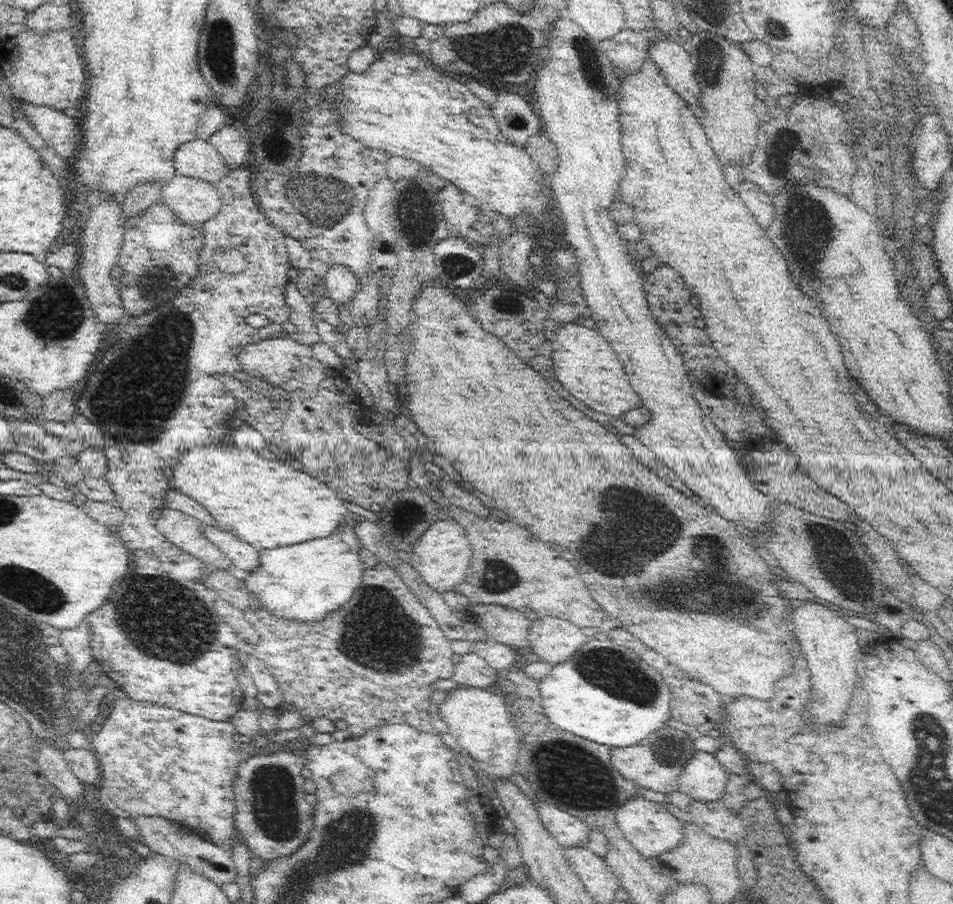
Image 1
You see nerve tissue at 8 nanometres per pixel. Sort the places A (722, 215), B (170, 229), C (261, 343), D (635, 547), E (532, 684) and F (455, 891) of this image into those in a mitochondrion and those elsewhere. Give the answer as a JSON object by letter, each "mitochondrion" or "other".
{"A":"other","B":"other","C":"other","D":"mitochondrion","E":"other","F":"other"}

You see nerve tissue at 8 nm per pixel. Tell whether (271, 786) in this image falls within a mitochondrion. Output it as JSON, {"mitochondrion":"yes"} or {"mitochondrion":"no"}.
{"mitochondrion":"yes"}

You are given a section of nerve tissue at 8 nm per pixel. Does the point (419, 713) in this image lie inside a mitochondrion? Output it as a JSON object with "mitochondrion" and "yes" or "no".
{"mitochondrion":"no"}

